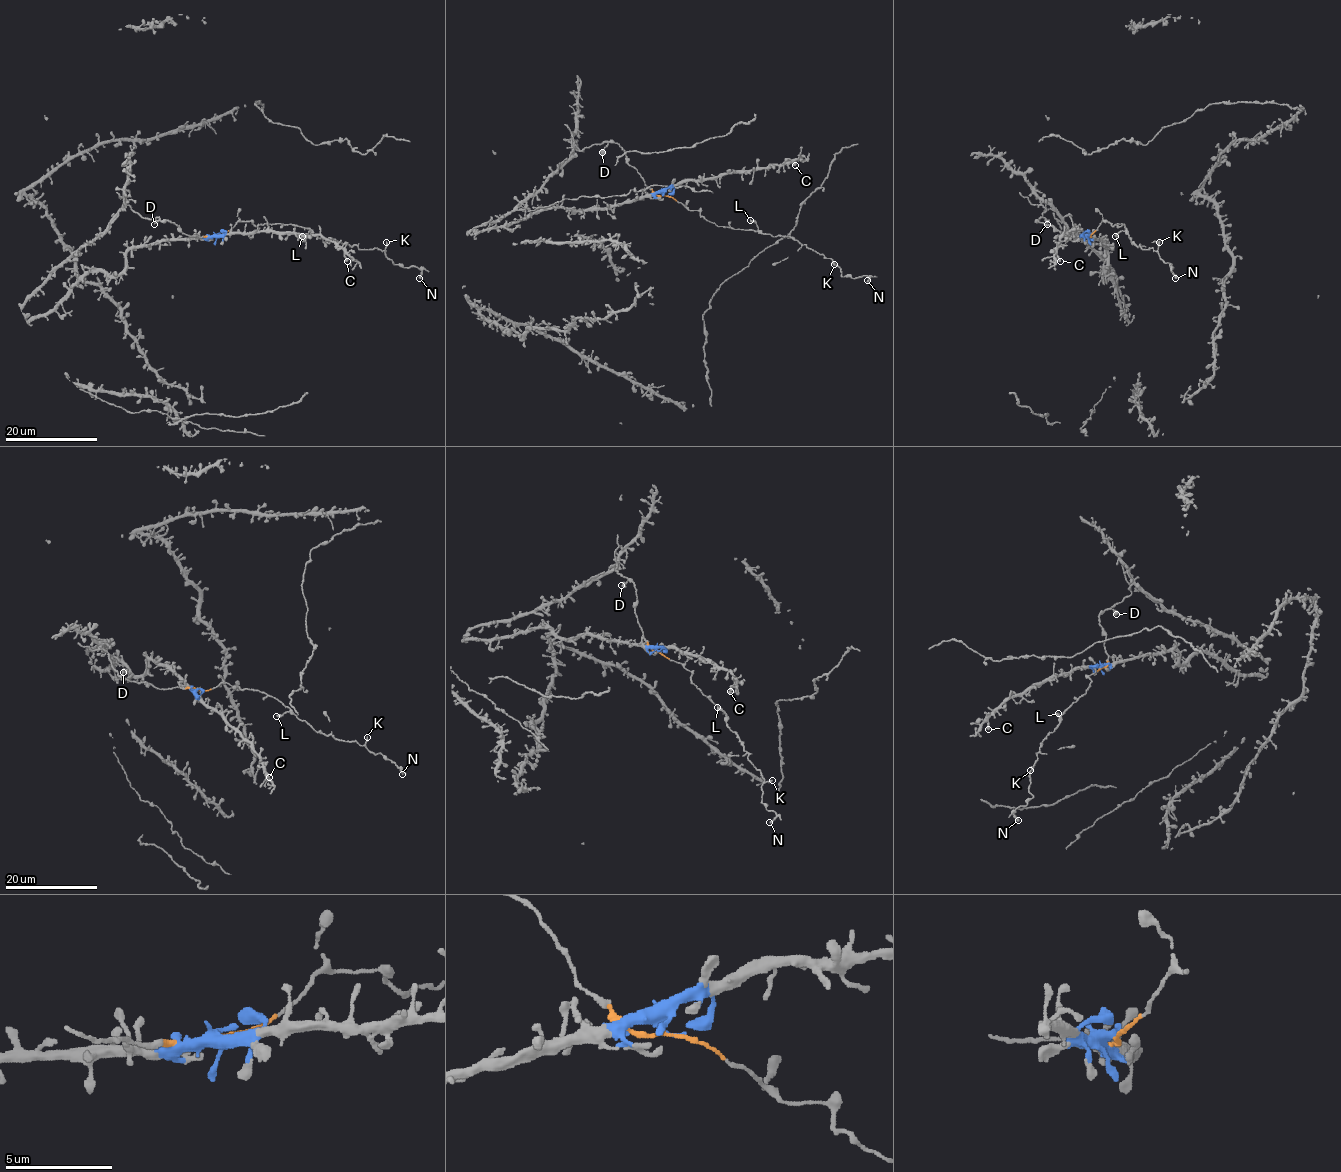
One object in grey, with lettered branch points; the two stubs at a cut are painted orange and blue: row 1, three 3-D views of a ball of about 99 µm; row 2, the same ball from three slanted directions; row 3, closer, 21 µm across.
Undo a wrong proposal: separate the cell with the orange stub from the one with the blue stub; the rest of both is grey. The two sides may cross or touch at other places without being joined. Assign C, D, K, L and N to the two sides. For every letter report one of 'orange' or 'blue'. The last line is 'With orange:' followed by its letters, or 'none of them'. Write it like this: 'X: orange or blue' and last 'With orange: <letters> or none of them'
C: blue
D: orange
K: orange
L: orange
N: orange
With orange: D, K, L, N

